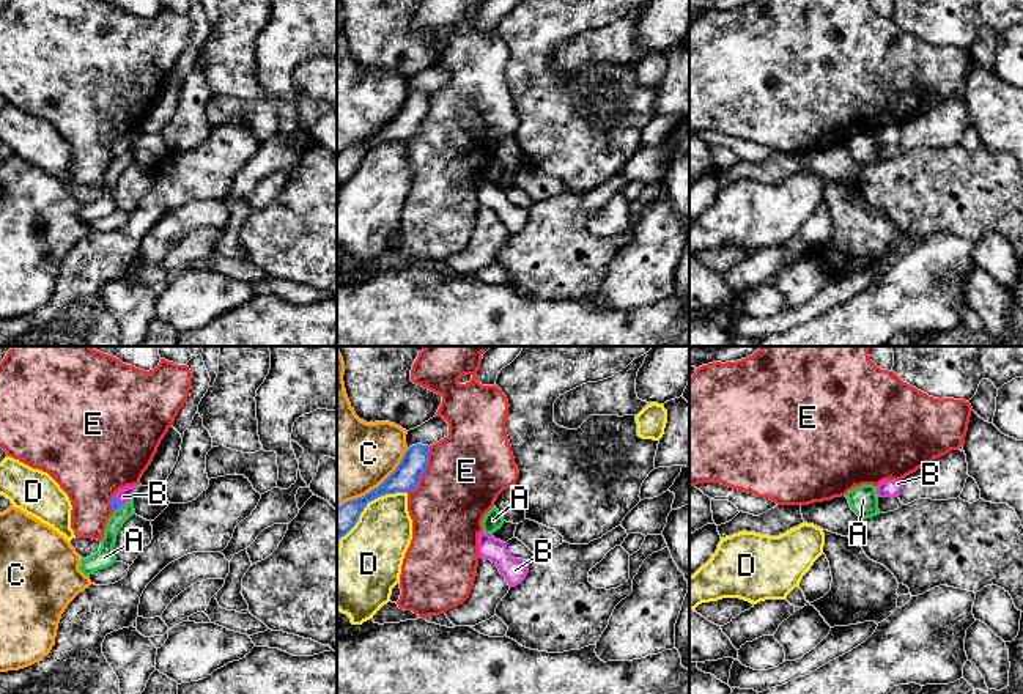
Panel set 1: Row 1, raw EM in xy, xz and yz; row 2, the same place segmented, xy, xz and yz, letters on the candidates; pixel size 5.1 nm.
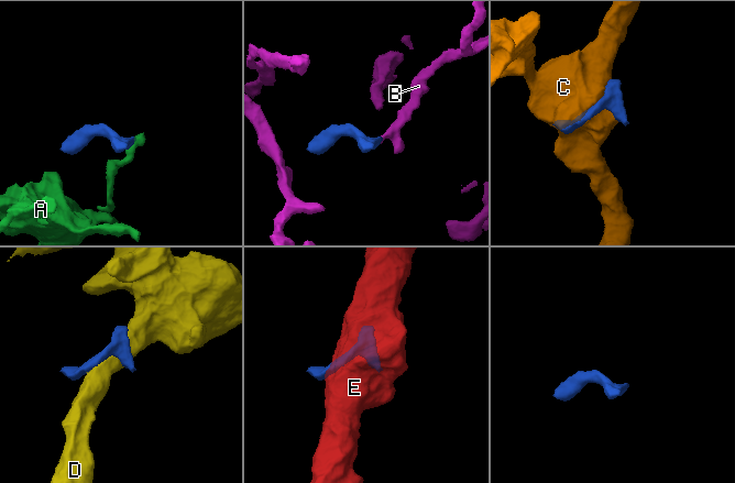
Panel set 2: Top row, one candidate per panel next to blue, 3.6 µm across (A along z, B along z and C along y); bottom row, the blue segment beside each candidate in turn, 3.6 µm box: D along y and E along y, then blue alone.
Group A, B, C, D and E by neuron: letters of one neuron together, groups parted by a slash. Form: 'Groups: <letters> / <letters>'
Groups: A / B / C / D / E

